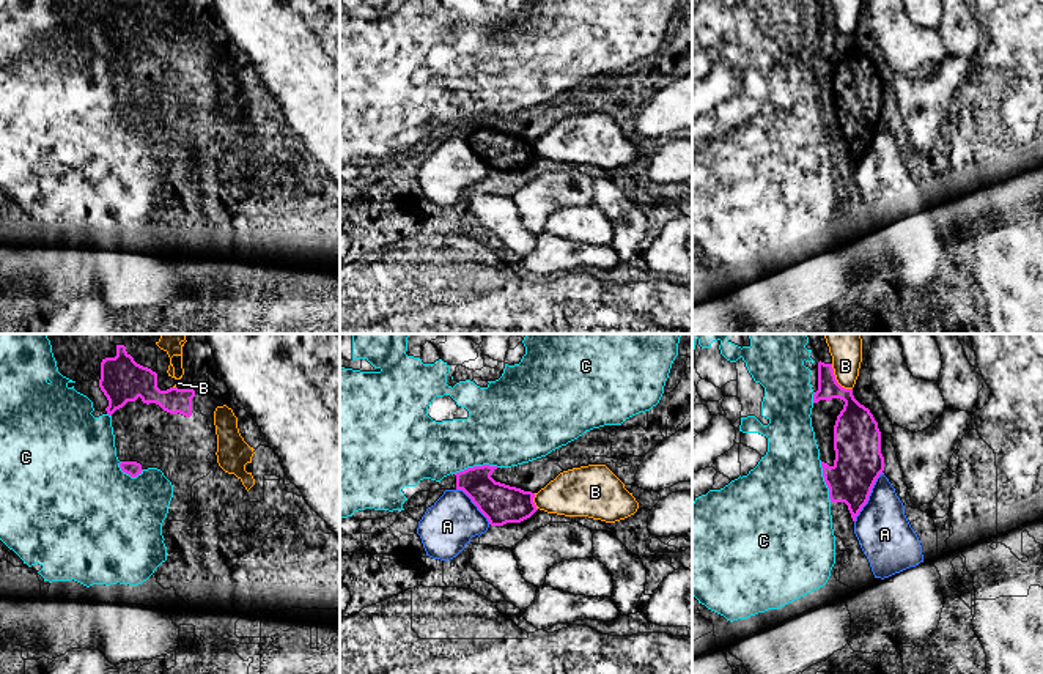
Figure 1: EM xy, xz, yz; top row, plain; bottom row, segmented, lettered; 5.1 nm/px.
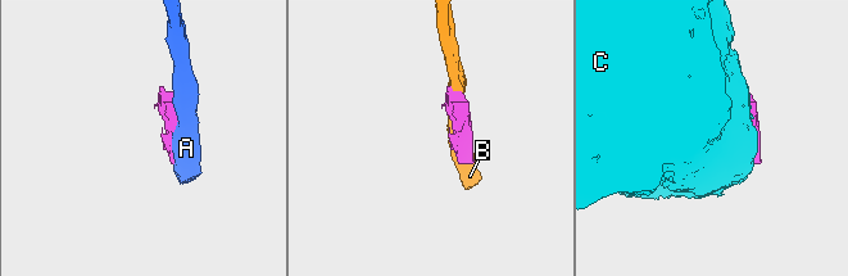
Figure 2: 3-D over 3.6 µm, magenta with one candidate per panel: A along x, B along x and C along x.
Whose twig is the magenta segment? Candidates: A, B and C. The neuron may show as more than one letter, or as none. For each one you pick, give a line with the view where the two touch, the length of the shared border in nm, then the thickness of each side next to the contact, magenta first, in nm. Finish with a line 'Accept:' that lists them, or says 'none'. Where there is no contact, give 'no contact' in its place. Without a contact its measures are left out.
Accept: none

